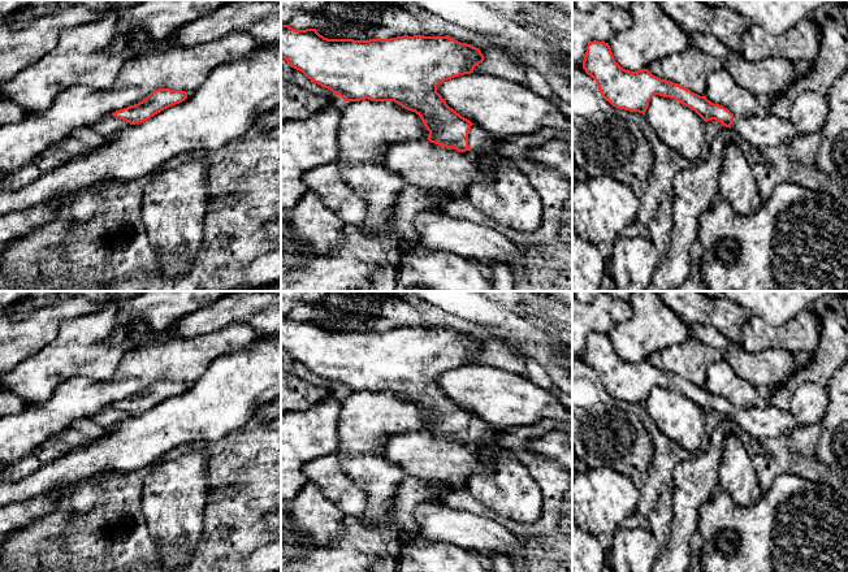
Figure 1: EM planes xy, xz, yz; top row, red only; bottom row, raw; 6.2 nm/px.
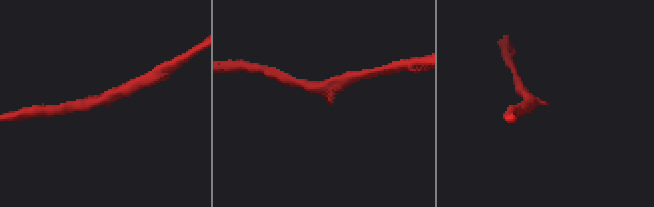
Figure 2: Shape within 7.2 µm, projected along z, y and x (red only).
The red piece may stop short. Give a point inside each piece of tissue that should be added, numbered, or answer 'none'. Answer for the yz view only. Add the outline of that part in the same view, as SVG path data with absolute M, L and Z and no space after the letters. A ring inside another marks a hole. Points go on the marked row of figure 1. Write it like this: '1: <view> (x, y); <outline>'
1: yz (758, 130); M771 113L753 117L734 117L732 131L753 146L776 146L797 136L789 120L780 120Z

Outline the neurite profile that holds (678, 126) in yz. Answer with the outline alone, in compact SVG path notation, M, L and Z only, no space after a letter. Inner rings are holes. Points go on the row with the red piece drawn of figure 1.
M654 95L645 112L648 125L672 151L692 164L701 159L705 121L675 99Z

